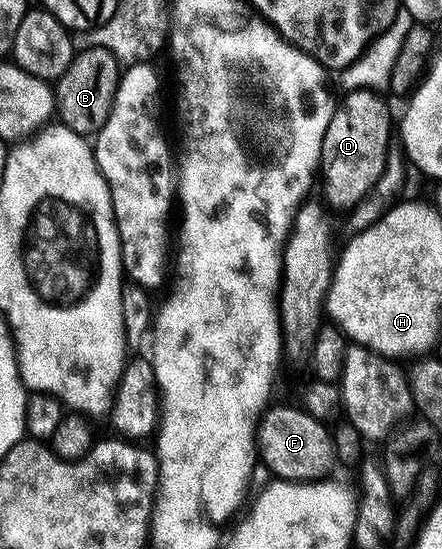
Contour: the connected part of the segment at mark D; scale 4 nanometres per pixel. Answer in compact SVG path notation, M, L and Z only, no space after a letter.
M354 89L344 94L344 102L337 105L334 116L330 120L330 128L326 128L326 136L322 140L322 152L320 153L319 173L324 174L324 198L323 201L329 207L336 210L352 210L364 197L375 191L376 183L385 172L387 158L390 151L388 133L393 133L394 123L388 114L387 101L375 89Z

